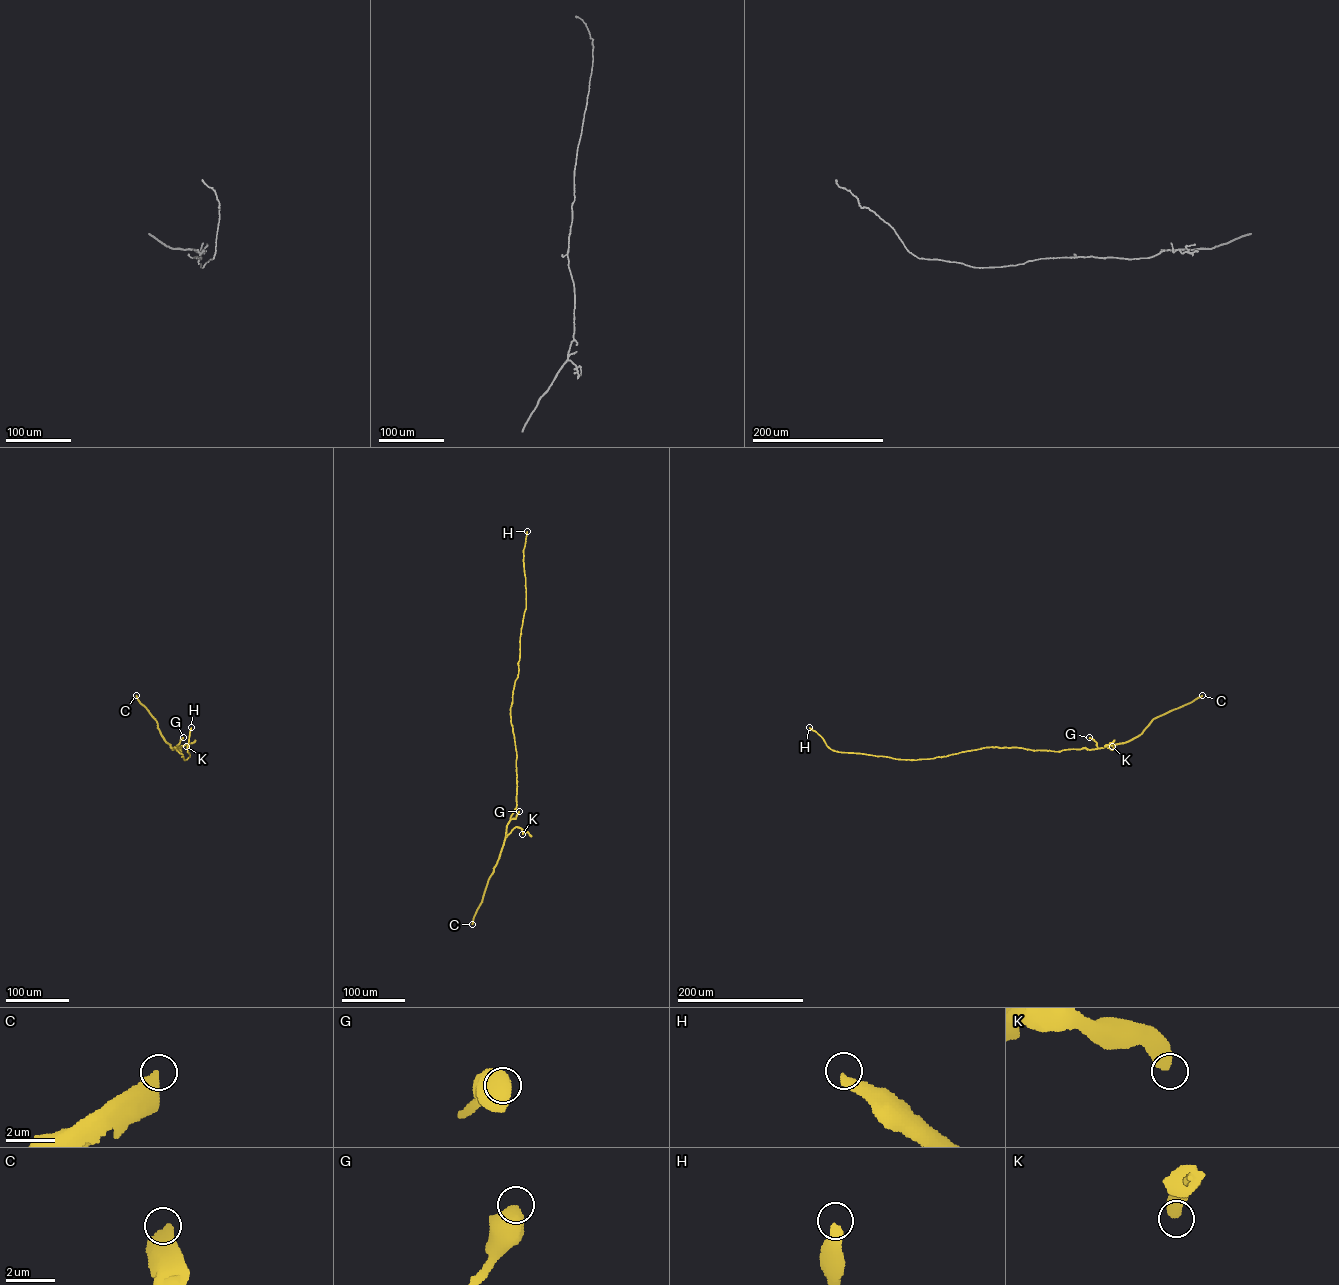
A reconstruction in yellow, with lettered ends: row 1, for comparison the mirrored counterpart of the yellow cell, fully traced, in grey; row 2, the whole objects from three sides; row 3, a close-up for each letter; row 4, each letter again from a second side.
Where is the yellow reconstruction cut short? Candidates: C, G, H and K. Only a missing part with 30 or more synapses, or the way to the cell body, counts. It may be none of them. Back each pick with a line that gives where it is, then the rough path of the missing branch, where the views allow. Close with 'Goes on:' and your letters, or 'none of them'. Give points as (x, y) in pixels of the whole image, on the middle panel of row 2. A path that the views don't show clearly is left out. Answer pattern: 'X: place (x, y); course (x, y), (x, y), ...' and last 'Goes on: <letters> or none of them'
H: place (527, 531); course (527, 531), (524, 504), (515, 492), (498, 481)
Goes on: H

